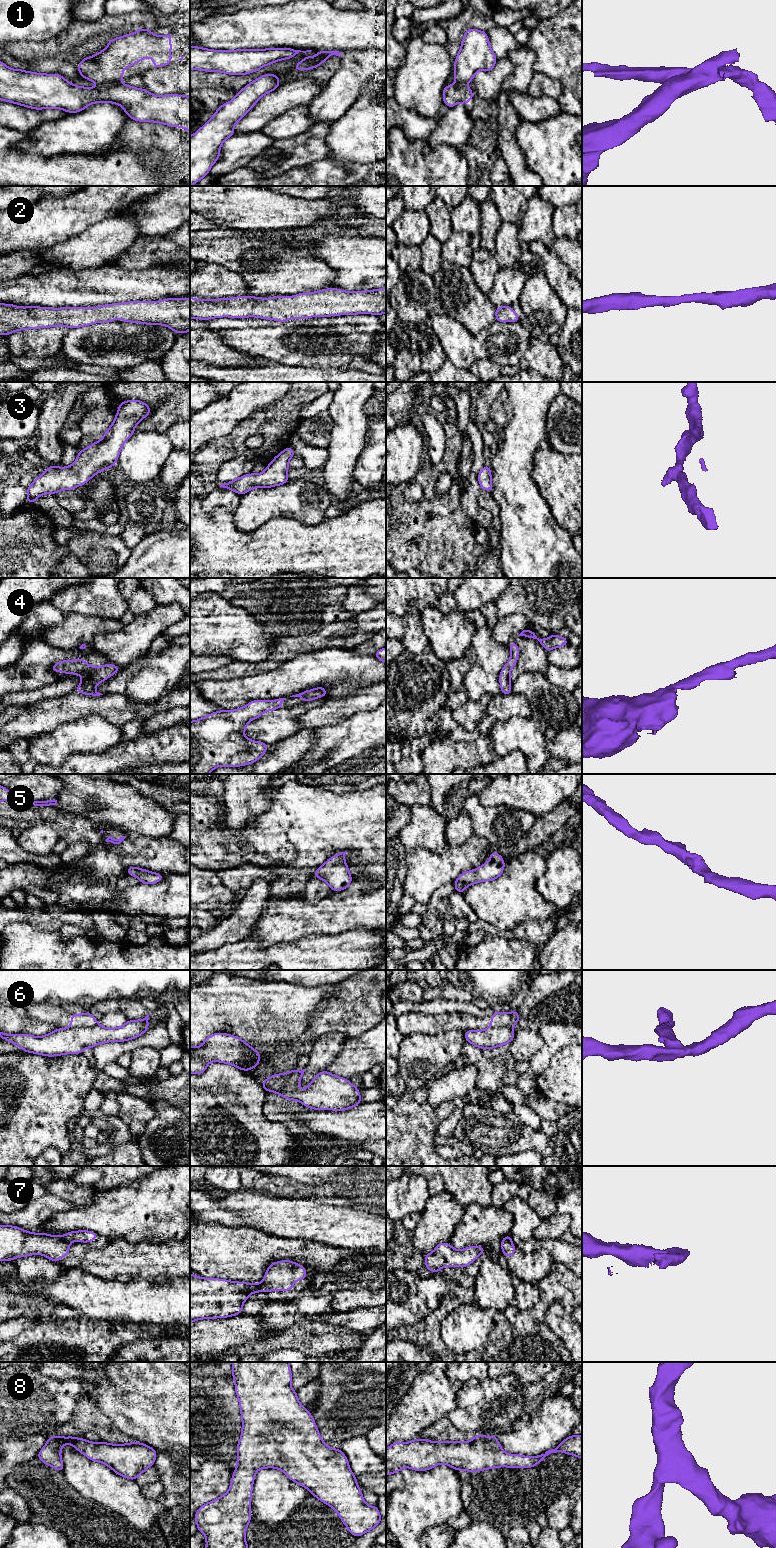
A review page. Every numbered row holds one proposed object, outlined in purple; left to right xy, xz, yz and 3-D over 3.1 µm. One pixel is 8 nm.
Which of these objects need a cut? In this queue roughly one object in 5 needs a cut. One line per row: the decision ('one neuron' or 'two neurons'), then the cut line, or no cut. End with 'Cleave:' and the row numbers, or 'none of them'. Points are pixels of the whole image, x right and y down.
1: two neurons; cut in xy along (113, 83), (100, 85)
2: one neuron; no cut
3: one neuron; no cut
4: one neuron; no cut
5: one neuron; no cut
6: two neurons; cut in xz along (264, 1083), (267, 1089), (275, 1090), (282, 1094)
7: two neurons; cut in xy along (62, 1236), (70, 1242)
8: one neuron; no cut
Cleave: 1, 6, 7

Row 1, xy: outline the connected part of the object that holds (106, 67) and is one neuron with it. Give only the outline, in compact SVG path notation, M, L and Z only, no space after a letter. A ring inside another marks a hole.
M140 28L135 33L109 40L107 47L94 56L82 59L79 75L99 85L114 84L123 80L123 69L153 57L153 68L169 65L171 35L154 35L149 29Z

